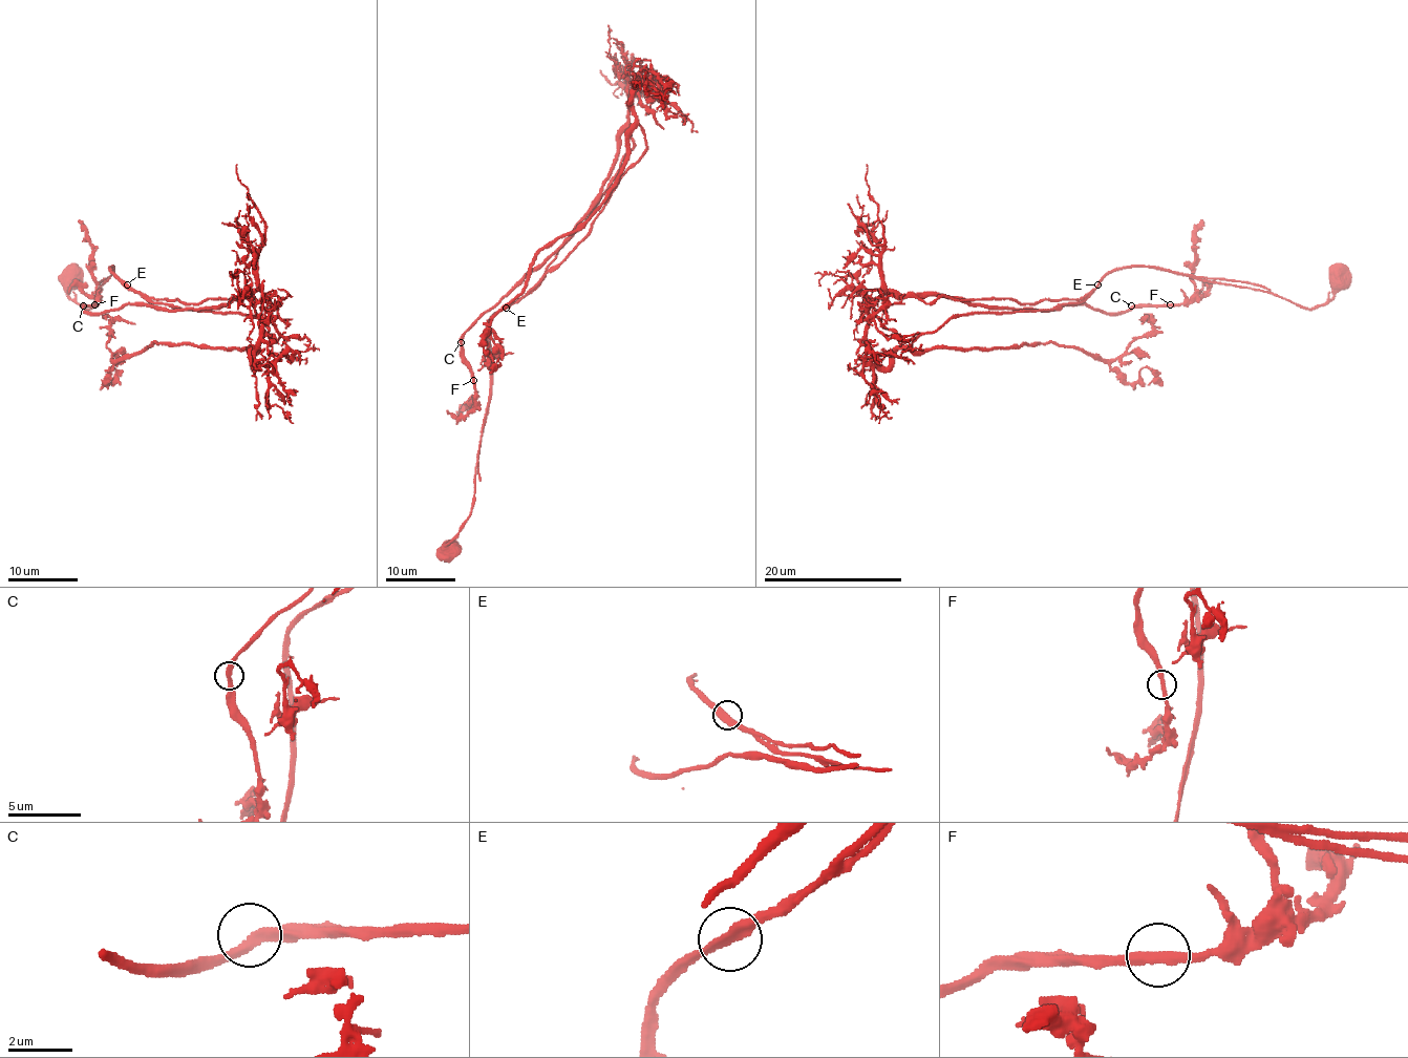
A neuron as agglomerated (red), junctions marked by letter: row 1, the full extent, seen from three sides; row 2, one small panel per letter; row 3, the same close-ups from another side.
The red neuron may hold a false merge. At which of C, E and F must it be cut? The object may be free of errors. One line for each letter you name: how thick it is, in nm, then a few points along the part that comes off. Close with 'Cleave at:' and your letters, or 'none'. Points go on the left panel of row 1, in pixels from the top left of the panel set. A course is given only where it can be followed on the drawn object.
E: 320 nm | (128, 286), (184, 302), (232, 299), (88, 313), (97, 304), (93, 244), (79, 219)
Cleave at: E

